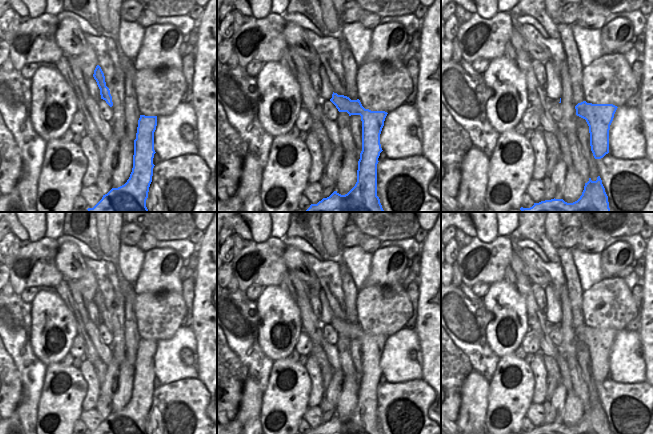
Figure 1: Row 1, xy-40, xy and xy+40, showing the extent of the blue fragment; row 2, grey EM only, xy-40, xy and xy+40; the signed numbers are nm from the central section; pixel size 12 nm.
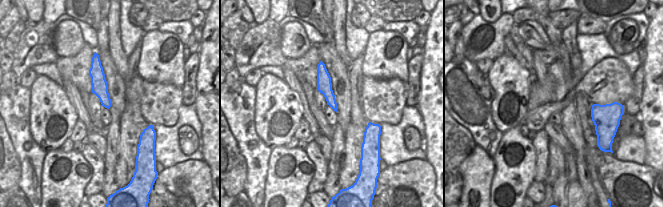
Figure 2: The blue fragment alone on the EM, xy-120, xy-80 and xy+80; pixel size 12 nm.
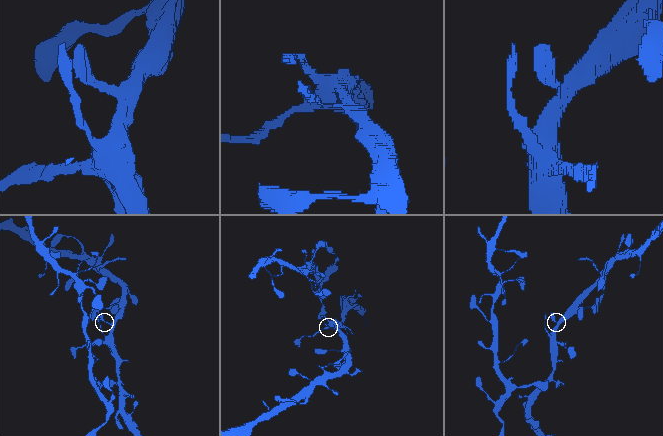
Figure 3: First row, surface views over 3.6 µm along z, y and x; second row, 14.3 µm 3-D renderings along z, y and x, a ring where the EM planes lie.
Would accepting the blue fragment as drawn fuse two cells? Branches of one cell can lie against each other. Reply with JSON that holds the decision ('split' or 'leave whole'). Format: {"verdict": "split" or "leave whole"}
{"verdict": "leave whole"}

